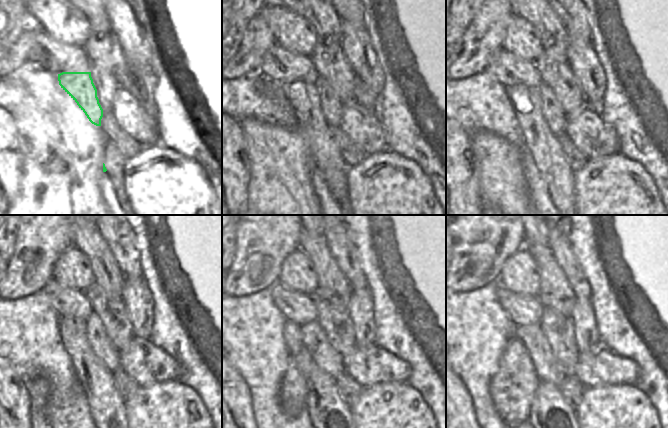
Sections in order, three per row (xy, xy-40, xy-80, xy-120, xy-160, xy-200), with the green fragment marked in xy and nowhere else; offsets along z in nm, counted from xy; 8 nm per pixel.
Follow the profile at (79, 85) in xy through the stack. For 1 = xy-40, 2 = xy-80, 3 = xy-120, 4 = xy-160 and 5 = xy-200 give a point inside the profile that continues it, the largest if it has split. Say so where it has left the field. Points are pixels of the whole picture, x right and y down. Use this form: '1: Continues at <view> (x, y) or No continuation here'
1: Continues at xy-40 (304, 99)
2: Continues at xy-80 (537, 137)
3: Continues at xy-120 (73, 330)
4: Continues at xy-160 (292, 332)
5: Continues at xy-200 (535, 416)

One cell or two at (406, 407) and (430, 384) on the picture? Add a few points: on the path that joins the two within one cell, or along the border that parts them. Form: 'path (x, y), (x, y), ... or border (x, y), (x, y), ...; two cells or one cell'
border (406, 382), (420, 395), (433, 414); two cells

